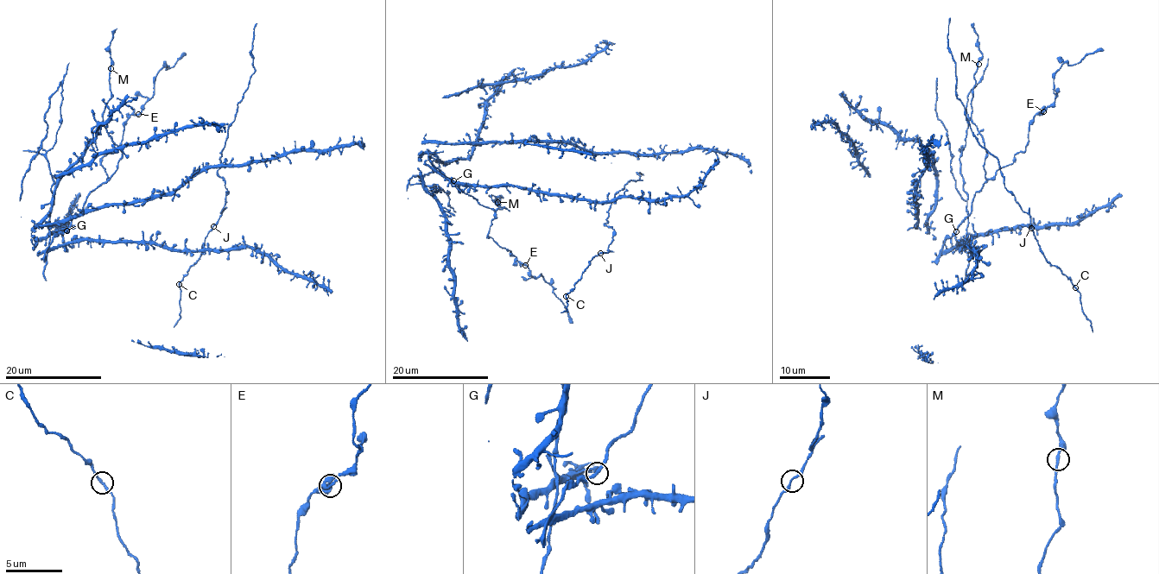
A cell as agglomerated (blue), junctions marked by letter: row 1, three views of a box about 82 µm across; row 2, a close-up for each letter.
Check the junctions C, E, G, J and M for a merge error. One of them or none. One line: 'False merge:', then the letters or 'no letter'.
False merge: no letter

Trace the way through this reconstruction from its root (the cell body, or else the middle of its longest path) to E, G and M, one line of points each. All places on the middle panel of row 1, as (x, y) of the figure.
E: (449, 180), (435, 168), (453, 180), (465, 192), (494, 211), (488, 236), (525, 265)
G: (449, 180), (435, 168), (453, 180)
M: (449, 180), (435, 168), (482, 204), (508, 210), (502, 208), (490, 195), (497, 196), (497, 202)

